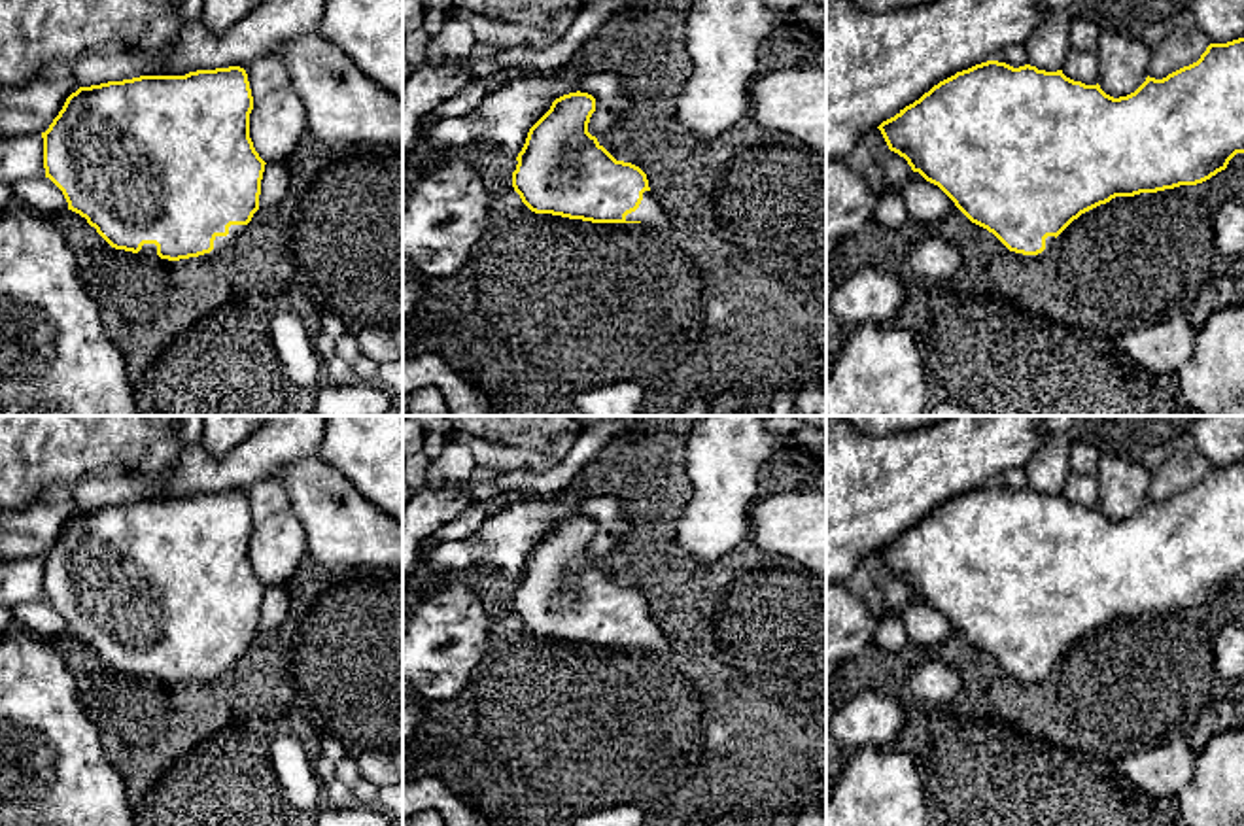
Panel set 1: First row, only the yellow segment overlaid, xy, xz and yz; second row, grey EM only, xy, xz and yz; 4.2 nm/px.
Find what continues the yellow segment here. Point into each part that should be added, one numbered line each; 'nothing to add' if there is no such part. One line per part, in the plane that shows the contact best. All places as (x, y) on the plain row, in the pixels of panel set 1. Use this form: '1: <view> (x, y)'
1: xy (235, 654)

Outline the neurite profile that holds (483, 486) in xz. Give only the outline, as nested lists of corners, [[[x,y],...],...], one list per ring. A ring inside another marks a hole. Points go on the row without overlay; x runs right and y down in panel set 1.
[[[476,467],[473,473],[473,480],[471,486],[467,490],[467,495],[478,503],[484,499],[490,499],[493,495],[497,495],[497,488],[493,484],[493,480],[505,471],[499,469],[490,469],[490,467]]]

